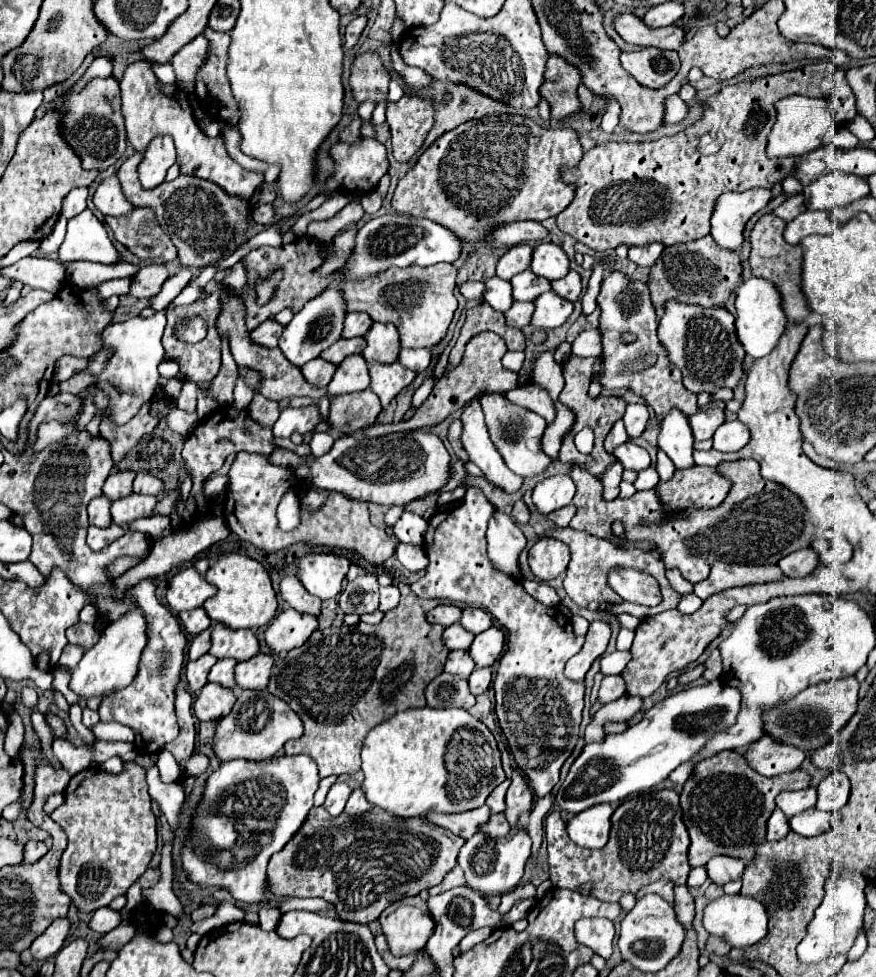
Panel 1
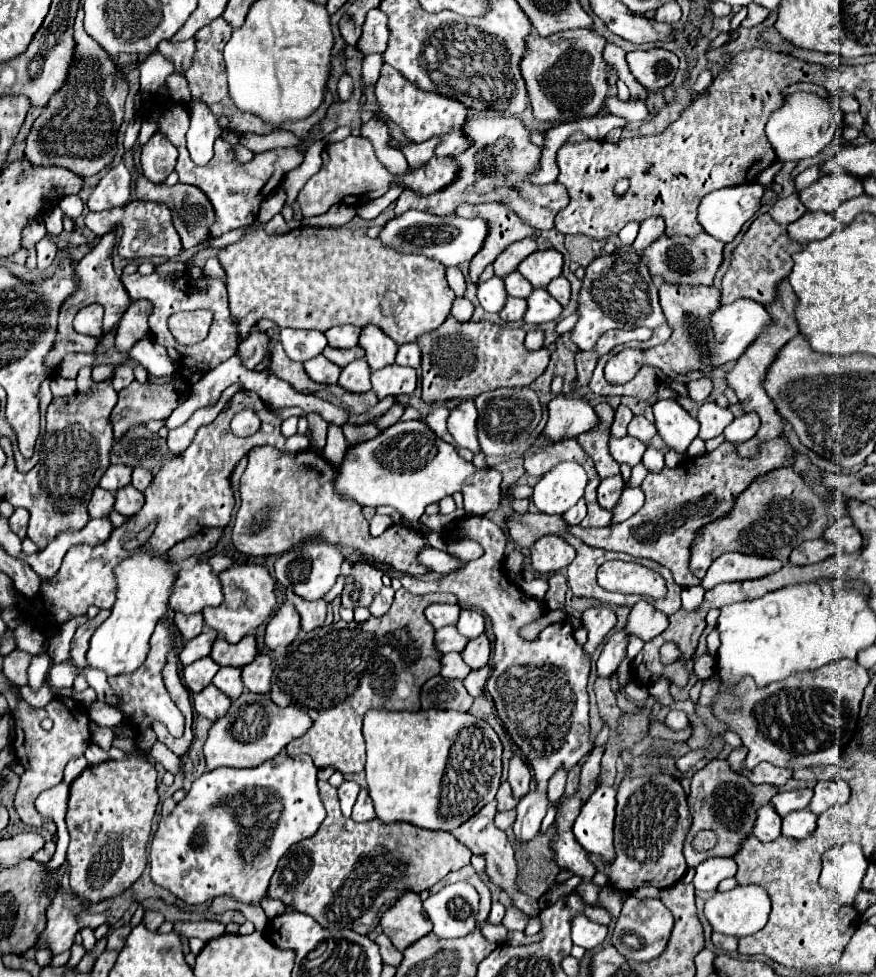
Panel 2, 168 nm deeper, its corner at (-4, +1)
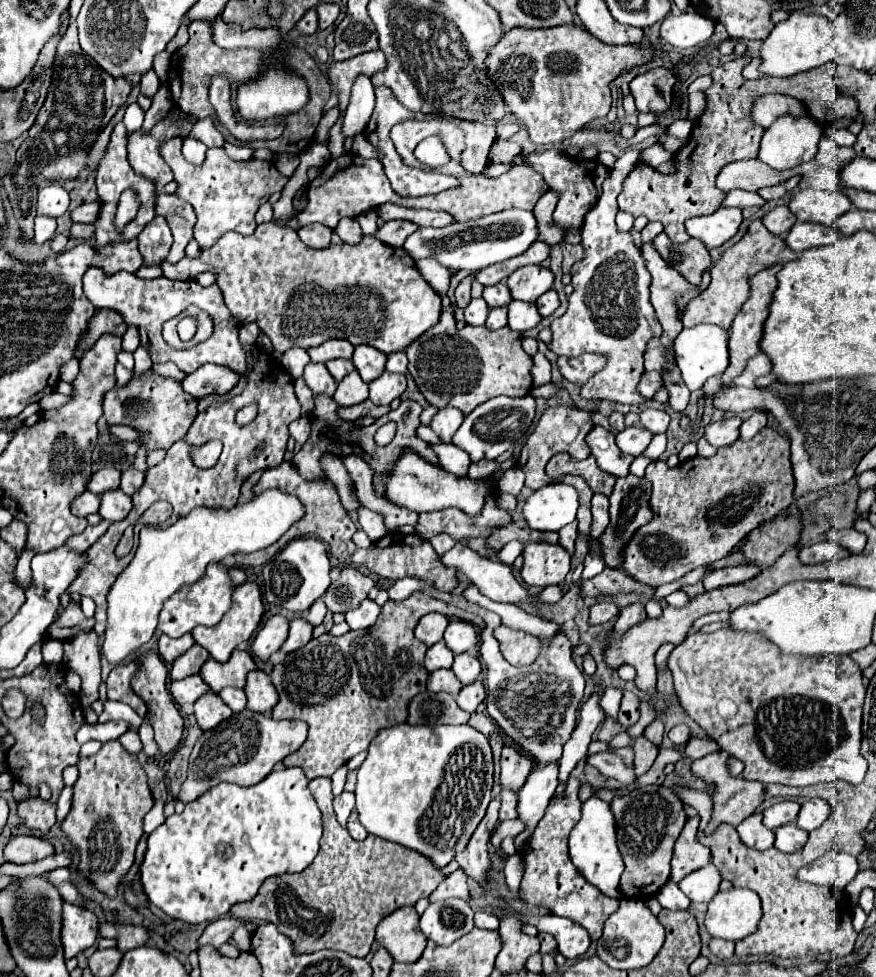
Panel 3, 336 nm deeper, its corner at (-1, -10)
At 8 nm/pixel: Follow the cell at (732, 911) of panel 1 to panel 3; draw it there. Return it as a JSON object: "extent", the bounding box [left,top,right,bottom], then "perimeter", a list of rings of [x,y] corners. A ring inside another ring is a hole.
{"extent":[706,888,762,942],"perimeter":[[[732,888],[728,892],[718,892],[706,912],[706,930],[712,938],[738,942],[754,930],[762,920],[762,904],[756,892],[748,888]]]}

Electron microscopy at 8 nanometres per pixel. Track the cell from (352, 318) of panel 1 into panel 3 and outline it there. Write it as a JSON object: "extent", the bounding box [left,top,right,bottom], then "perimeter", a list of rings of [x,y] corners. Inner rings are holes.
{"extent":[308,340,354,362],"perimeter":[[[326,340],[320,346],[308,350],[312,362],[328,362],[334,358],[352,358],[354,346],[346,340]]]}

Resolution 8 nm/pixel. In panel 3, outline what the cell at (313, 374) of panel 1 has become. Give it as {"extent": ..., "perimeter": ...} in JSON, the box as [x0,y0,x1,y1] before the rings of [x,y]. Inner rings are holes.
{"extent":[304,362,336,396],"perimeter":[[[310,362],[306,368],[304,368],[304,382],[306,386],[314,392],[314,394],[326,394],[326,396],[332,396],[334,390],[336,390],[336,380],[330,376],[330,372],[326,370],[324,364],[318,364],[318,362]]]}

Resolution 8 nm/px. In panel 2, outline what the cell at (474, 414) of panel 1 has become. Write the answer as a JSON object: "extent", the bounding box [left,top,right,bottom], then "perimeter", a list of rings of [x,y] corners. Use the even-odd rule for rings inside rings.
{"extent":[447,399,479,453],"perimeter":[[[471,399],[461,401],[455,409],[449,411],[447,429],[459,447],[467,447],[473,453],[479,453],[477,431],[475,431],[477,429],[477,409]]]}

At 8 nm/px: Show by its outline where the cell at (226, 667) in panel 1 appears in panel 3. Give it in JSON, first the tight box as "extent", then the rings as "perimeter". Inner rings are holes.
{"extent":[218,688,246,712],"perimeter":[[[226,688],[218,692],[220,698],[224,698],[224,702],[232,708],[232,712],[240,712],[246,706],[246,694],[242,688]]]}

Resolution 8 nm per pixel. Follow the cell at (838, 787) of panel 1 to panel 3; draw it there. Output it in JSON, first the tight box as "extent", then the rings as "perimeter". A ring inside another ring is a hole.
{"extent":[798,798,830,832],"perimeter":[[[810,798],[802,804],[802,810],[798,814],[798,826],[806,832],[812,832],[818,828],[830,814],[830,804],[824,798]]]}

